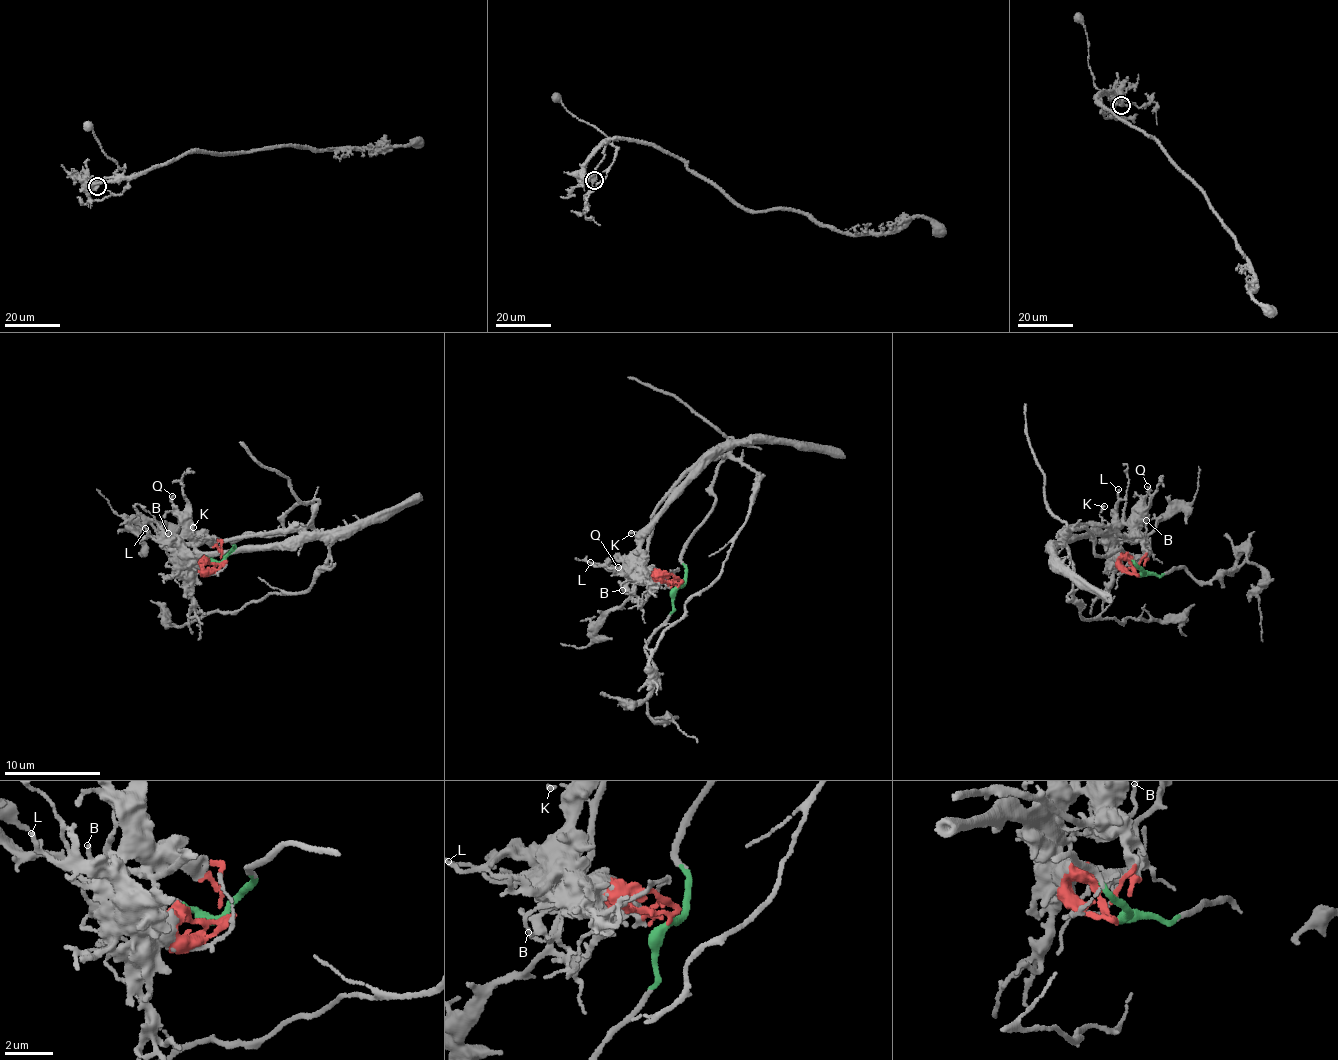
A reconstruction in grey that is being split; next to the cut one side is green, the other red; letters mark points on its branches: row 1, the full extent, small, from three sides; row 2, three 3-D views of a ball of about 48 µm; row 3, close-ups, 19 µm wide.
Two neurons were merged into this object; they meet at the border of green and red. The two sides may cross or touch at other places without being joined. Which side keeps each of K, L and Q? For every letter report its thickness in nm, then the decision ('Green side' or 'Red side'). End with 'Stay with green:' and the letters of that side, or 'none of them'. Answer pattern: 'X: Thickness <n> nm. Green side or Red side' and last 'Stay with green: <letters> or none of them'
K: Thickness 140 nm. Green side
L: Thickness 160 nm. Red side
Q: Thickness 240 nm. Red side
Stay with green: K

